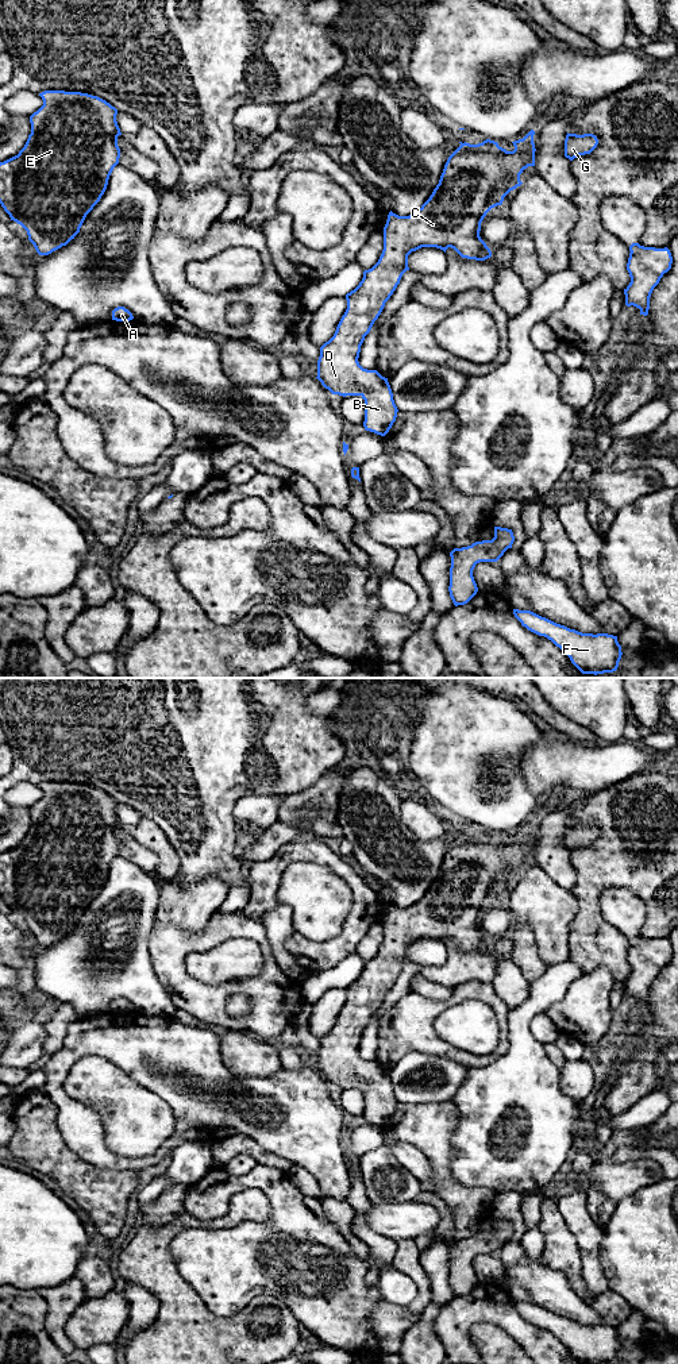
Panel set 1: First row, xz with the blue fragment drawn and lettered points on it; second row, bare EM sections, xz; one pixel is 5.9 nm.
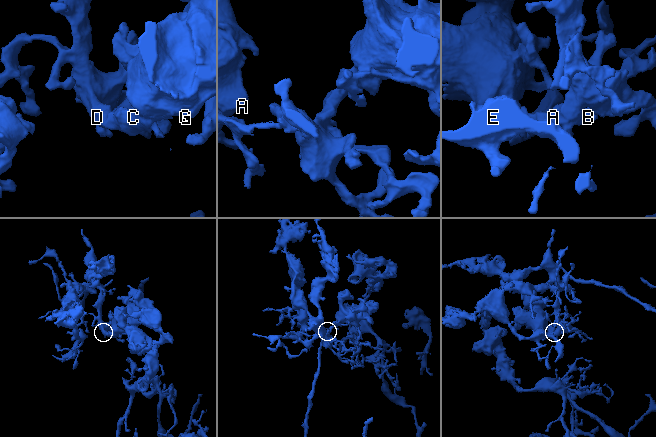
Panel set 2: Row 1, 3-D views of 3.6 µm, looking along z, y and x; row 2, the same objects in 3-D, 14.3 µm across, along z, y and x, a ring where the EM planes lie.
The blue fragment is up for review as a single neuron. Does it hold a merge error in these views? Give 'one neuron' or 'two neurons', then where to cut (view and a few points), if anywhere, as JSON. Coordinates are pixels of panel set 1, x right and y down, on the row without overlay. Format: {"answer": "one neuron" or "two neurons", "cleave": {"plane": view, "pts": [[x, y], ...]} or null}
{"answer": "one neuron", "cleave": null}

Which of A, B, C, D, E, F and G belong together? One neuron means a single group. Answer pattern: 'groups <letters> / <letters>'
groups A B C D E F G

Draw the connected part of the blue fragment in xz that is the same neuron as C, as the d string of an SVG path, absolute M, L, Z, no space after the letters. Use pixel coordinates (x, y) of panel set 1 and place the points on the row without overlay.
M531 821L523 831L512 833L515 837L513 843L506 843L500 839L497 833L486 831L478 836L461 835L461 837L448 848L439 875L434 881L429 890L412 906L398 908L392 902L388 906L386 916L384 918L384 941L378 953L369 962L363 963L363 970L359 976L346 986L347 1001L342 1007L334 1028L320 1039L320 1048L317 1052L317 1071L321 1076L328 1080L332 1086L339 1087L361 1087L365 1091L365 1113L363 1118L366 1122L385 1128L392 1120L397 1109L397 1098L393 1091L393 1084L388 1070L382 1068L377 1061L363 1060L359 1053L361 1037L365 1028L370 1024L374 1013L381 1006L385 994L390 990L402 966L409 962L408 947L421 939L436 939L446 944L448 939L454 940L462 949L485 952L492 948L490 940L481 930L481 914L486 905L501 897L504 889L523 874L520 866L528 858L535 858L535 822Z

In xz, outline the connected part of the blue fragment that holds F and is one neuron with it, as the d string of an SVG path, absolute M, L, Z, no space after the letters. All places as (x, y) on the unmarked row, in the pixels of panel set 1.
M513 1301L513 1306L528 1322L547 1329L559 1338L581 1364L613 1364L617 1361L623 1346L617 1328L582 1325L531 1302Z

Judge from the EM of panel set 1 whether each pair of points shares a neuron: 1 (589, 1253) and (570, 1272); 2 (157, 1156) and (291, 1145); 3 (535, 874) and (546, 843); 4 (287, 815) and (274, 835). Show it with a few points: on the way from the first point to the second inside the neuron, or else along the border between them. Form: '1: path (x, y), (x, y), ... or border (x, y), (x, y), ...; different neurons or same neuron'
1: border (570, 1230), (576, 1239), (582, 1287), (586, 1291); different neurons
2: path (191, 1125), (193, 1122), (257, 1122); same neuron
3: border (536, 863), (562, 886); different neurons
4: border (277, 820), (303, 828), (311, 836); different neurons

